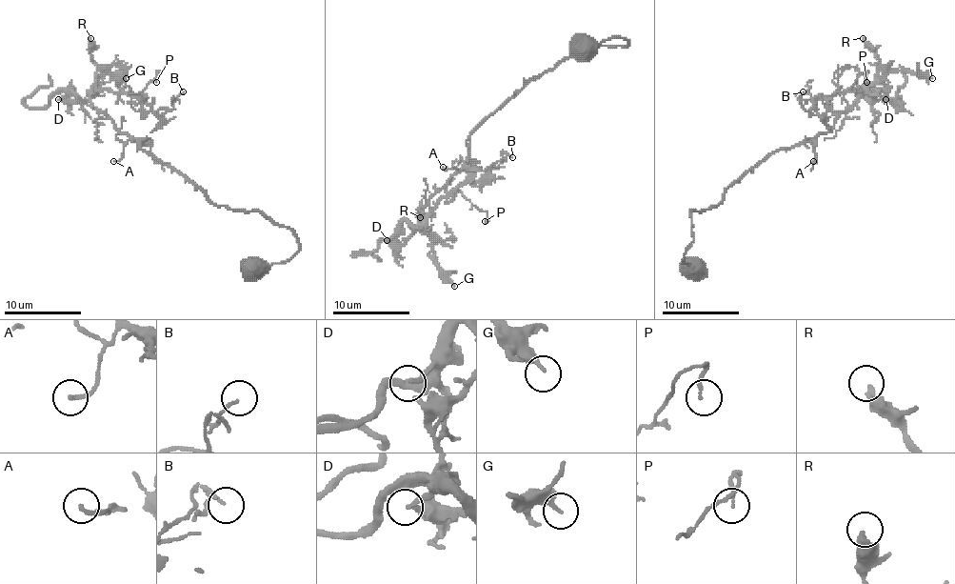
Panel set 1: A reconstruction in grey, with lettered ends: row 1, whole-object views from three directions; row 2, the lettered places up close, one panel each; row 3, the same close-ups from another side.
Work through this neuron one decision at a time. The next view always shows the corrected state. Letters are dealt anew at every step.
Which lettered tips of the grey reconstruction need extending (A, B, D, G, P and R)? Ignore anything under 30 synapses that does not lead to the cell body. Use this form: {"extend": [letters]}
{"extend": []}

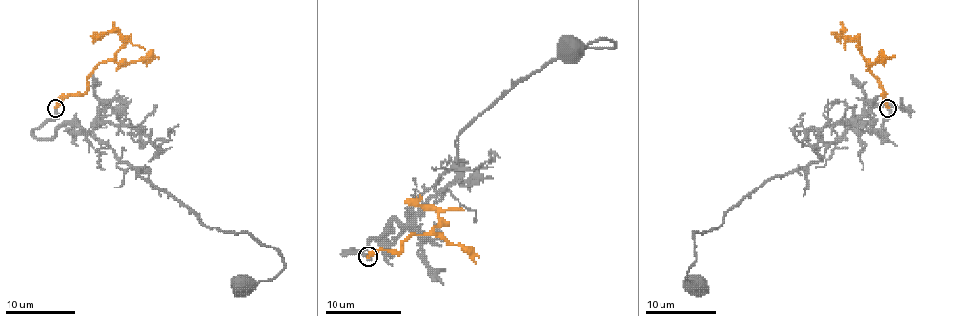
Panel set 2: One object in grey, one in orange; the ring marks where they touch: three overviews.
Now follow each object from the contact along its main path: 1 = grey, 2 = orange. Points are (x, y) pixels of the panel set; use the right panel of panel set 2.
1: (887, 108), (884, 138), (852, 126), (817, 161), (694, 233), (696, 286)
2: (887, 108), (883, 97), (884, 92), (858, 43), (844, 32), (837, 36)

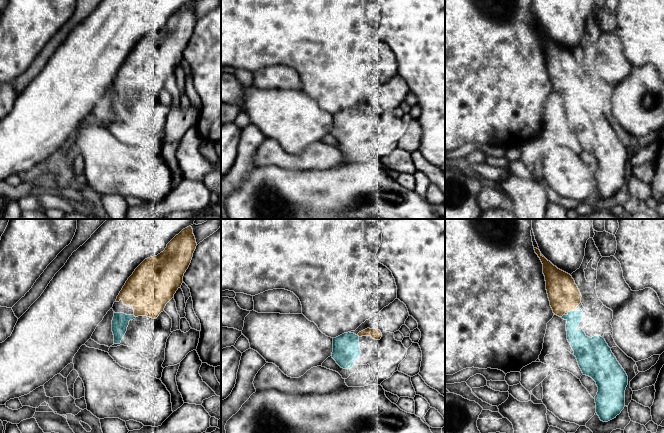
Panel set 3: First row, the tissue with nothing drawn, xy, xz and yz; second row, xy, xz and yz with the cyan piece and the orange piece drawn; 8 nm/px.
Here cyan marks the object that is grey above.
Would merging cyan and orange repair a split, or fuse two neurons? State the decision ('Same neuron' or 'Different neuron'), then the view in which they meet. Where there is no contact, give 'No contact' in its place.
Same neuron. Touches cyan in yz

